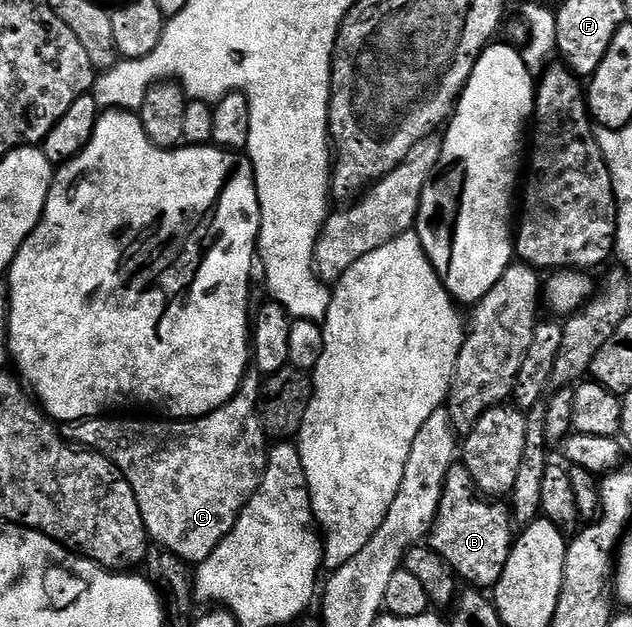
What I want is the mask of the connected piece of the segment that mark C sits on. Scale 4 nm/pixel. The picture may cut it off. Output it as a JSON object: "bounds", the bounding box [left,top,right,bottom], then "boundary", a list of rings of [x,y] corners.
{"bounds":[64,373,268,564],"boundary":[[[247,373],[232,400],[202,418],[133,422],[126,418],[130,416],[103,416],[67,425],[64,433],[73,445],[96,450],[120,468],[132,492],[136,492],[146,533],[161,549],[172,551],[187,564],[197,564],[204,561],[228,536],[266,471],[268,435],[262,429],[262,417],[258,414],[258,396],[262,392],[263,381],[263,375]]]}

